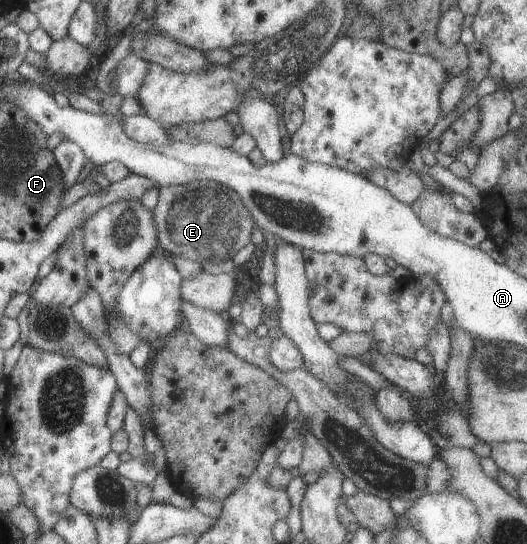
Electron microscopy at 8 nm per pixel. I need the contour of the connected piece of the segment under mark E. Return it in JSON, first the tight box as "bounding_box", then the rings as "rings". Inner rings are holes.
{"bounding_box":[152,180,254,265],"rings":[[[197,180],[180,186],[158,187],[158,201],[152,209],[157,245],[166,252],[202,265],[231,259],[250,242],[254,227],[238,197],[228,187],[211,180]]]}

